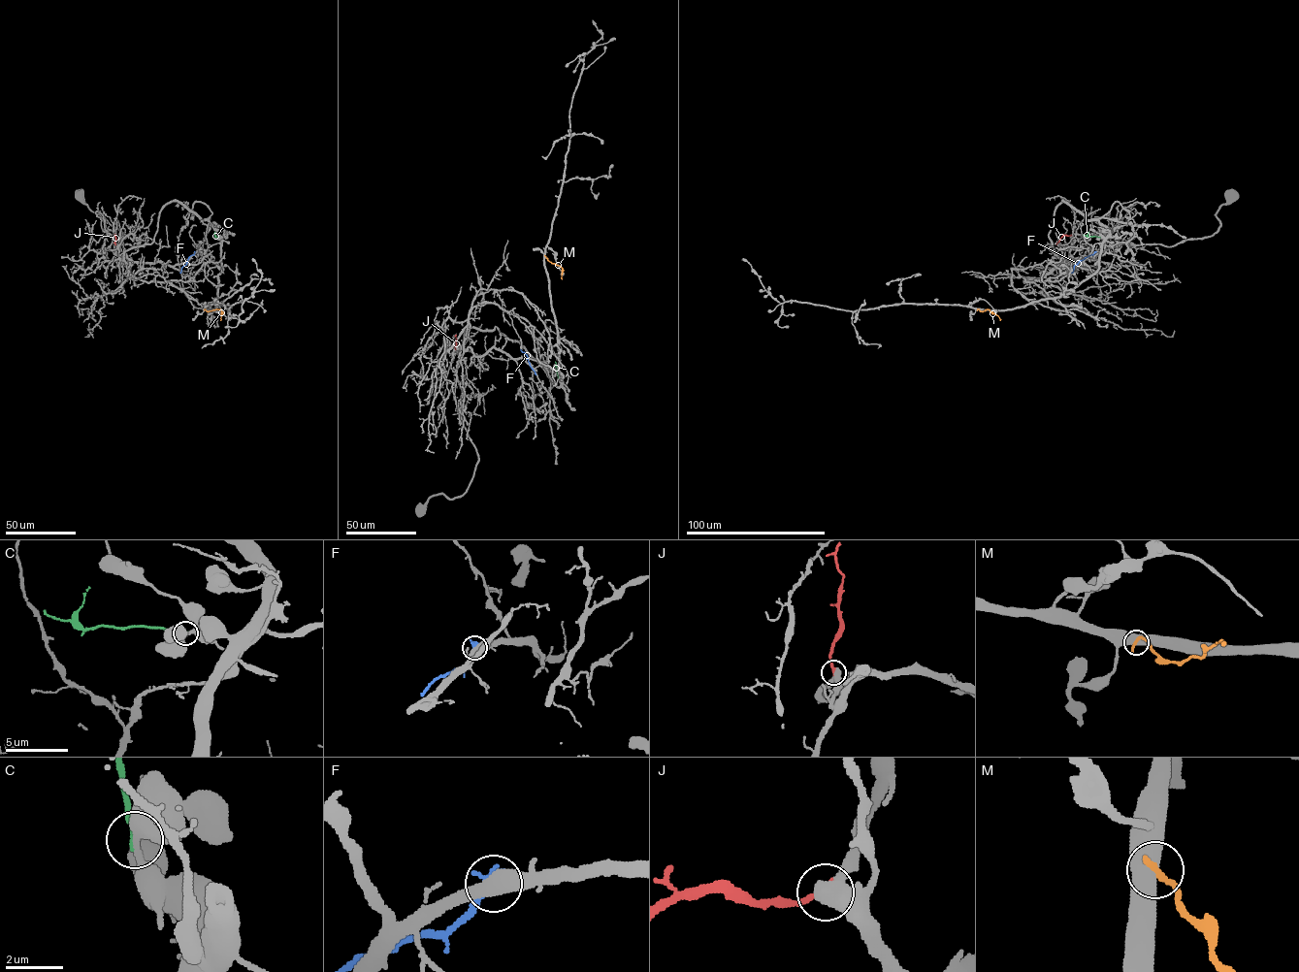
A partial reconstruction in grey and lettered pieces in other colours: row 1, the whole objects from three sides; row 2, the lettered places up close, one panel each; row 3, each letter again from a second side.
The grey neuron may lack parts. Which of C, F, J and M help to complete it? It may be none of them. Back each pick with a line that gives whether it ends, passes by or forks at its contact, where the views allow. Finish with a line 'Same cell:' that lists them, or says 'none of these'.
J: it ends
Same cell: J

